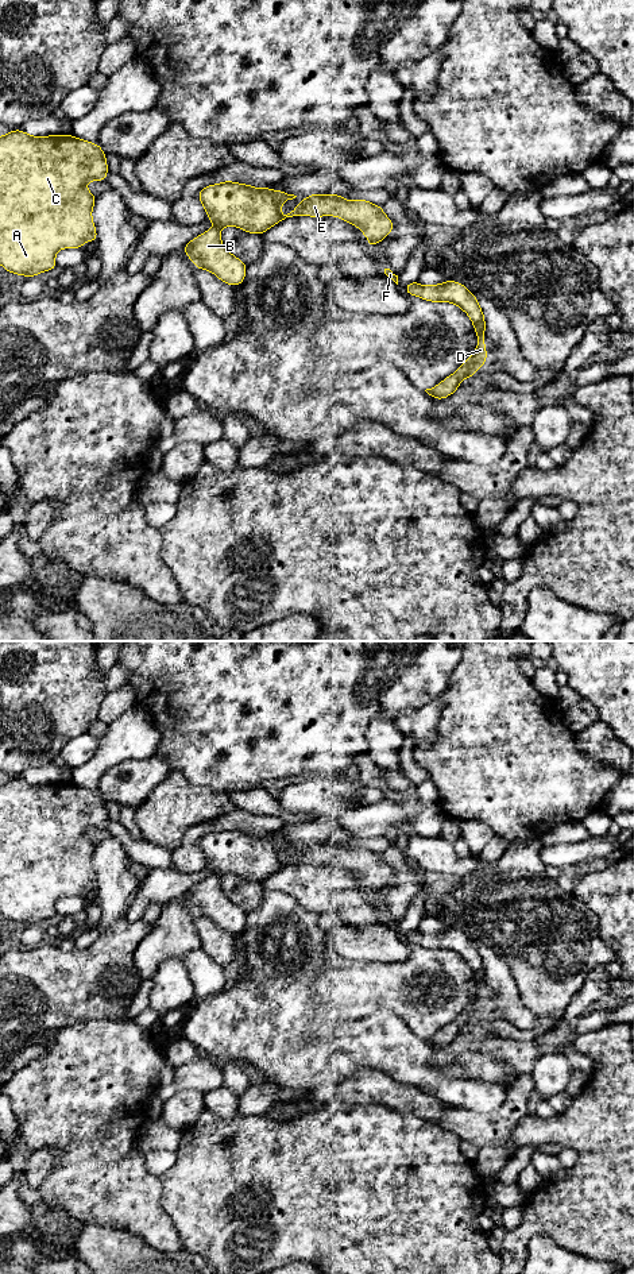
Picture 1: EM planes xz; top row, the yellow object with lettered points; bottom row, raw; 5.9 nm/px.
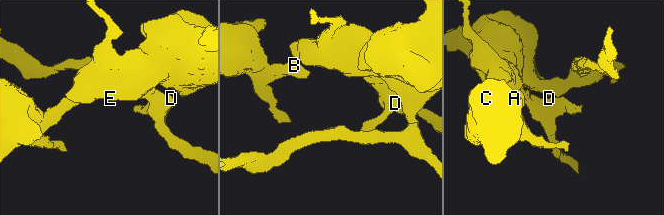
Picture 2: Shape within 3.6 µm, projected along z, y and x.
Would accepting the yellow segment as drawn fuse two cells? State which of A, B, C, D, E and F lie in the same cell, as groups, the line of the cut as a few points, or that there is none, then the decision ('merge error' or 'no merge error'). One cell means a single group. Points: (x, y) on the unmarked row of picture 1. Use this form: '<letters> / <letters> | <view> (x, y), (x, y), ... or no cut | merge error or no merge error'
A B C / D E F | xz (213, 875), (219, 877) | merge error

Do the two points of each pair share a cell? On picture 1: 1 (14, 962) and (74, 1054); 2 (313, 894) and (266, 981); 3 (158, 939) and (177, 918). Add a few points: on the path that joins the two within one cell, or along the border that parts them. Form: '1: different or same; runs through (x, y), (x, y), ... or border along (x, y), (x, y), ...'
1: different; border along (88, 1019), (62, 1026), (41, 1057)
2: different; border along (279, 891), (289, 895), (300, 907), (319, 914)
3: same; runs through (163, 934), (174, 923)

